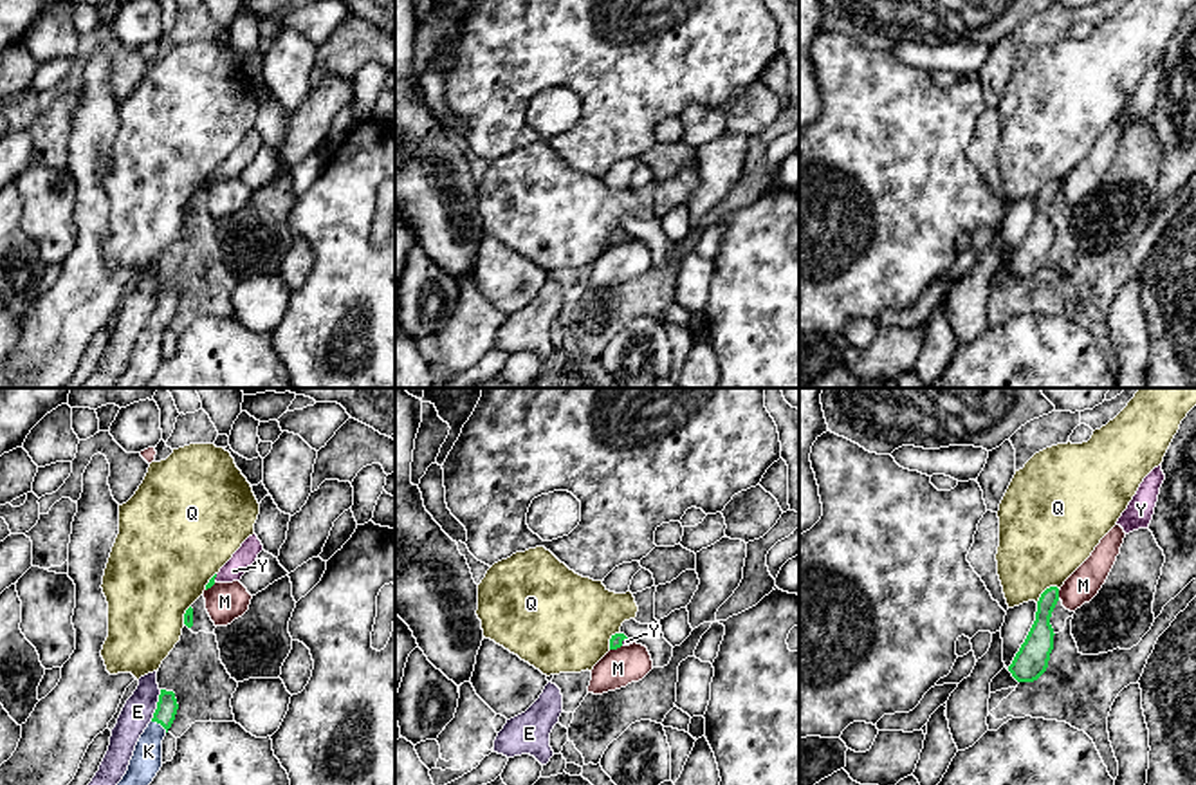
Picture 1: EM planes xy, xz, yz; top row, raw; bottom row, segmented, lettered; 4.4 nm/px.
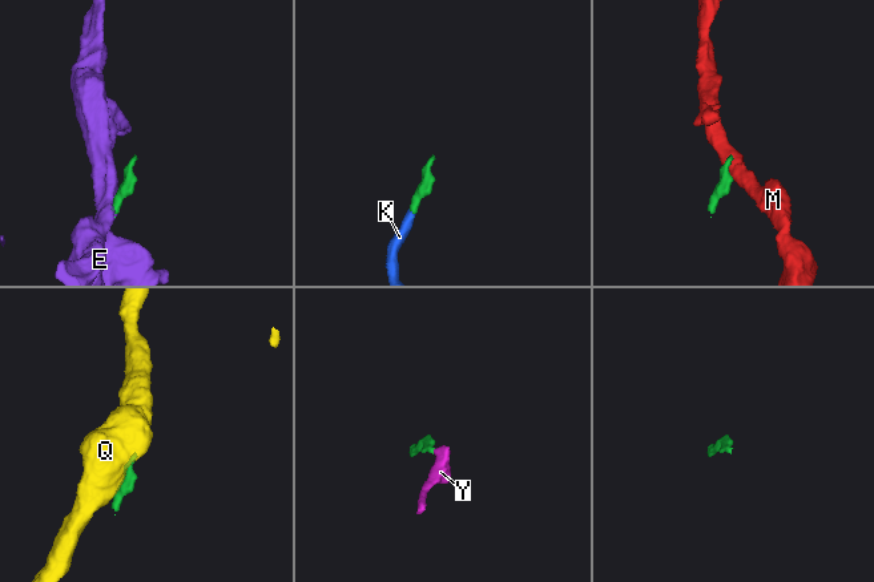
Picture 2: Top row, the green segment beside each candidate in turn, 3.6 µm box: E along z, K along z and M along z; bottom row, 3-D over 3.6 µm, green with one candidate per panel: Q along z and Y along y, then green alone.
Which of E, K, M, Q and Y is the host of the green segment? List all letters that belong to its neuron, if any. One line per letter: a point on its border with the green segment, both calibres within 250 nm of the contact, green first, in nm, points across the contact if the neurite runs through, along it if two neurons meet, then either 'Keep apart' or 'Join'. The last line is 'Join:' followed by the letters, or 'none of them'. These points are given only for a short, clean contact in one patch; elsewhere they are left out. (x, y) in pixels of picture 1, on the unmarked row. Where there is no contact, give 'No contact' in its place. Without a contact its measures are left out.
E: Touches green at xy (157, 302). Thickness 100 nm (green) against 140 nm. Boundary: xy (161, 286), (150, 316). Keep apart
K: Touches green at xy (159, 318). Thickness 100 nm (green) against 140 nm. Path across: xy (166, 304), (159, 318), (150, 336), (147, 356). Join
M: Touches green at xz (616, 244). Thickness 60 nm (green) against 170 nm. Boundary: xz (621, 240), (610, 246). Keep apart
Q: Touches green at yz (1047, 184). Thickness 130 nm (green) against 420 nm. Boundary: yz (1059, 184), (1048, 183), (1036, 197). Keep apart
Y: Touches green at xz (623, 235). Thickness 60 nm (green) against 30 nm. Path across: xz (616, 237), (623, 235), (626, 237). Join
Join: K, Y

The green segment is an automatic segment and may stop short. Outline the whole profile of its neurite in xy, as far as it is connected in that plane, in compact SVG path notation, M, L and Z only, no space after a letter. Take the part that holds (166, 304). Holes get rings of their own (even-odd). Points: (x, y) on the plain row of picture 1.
M161 285L152 318L141 330L128 366L112 388L144 388L162 363L162 336L179 300L173 287Z

